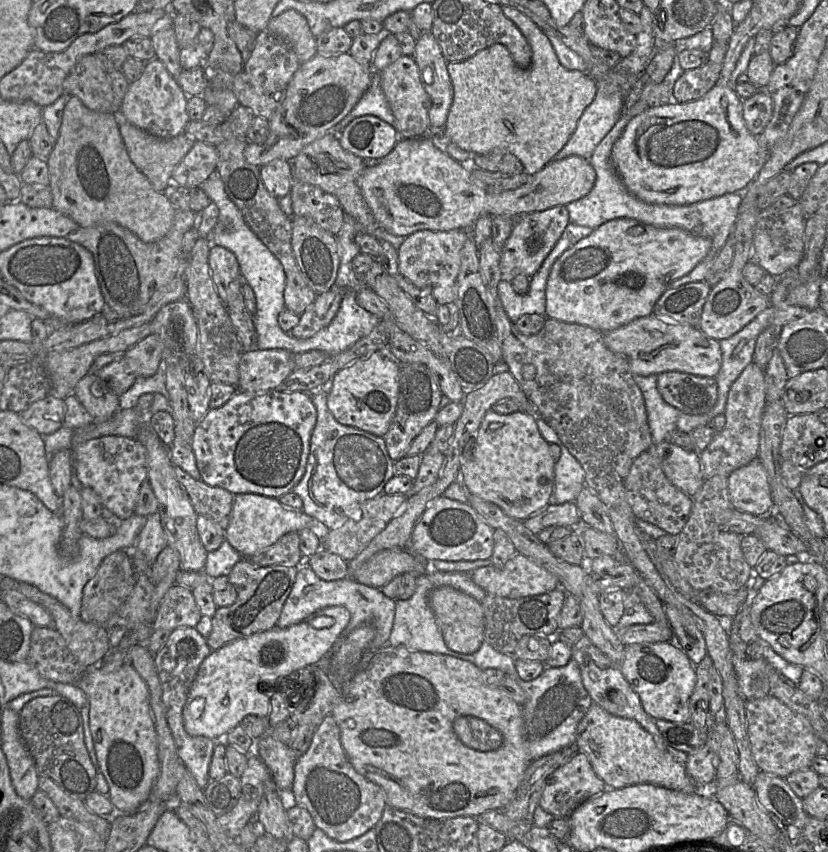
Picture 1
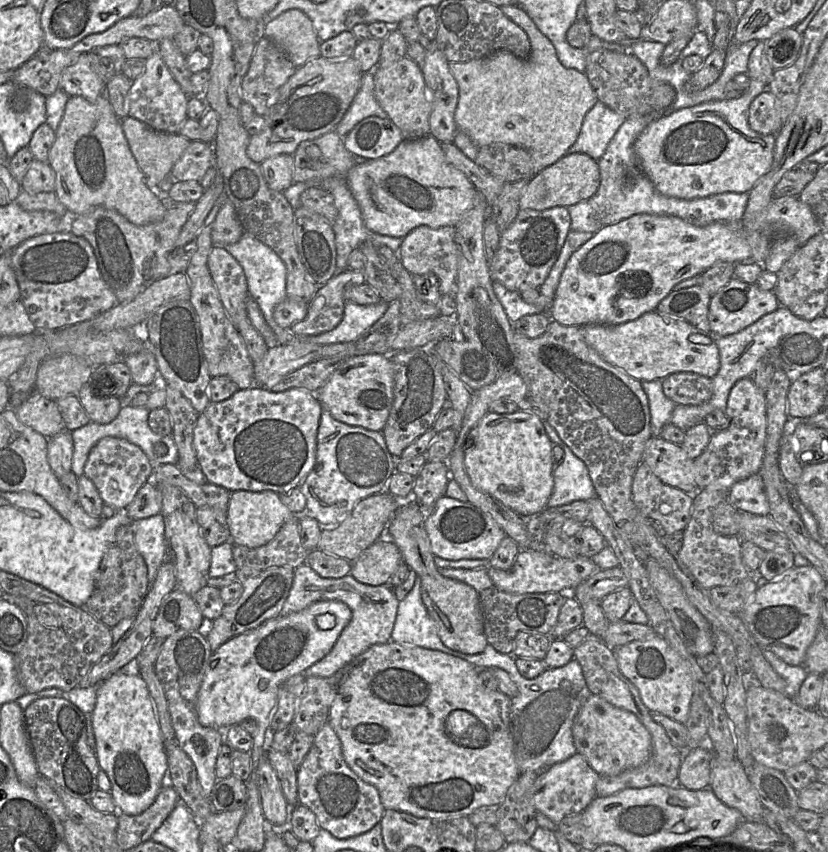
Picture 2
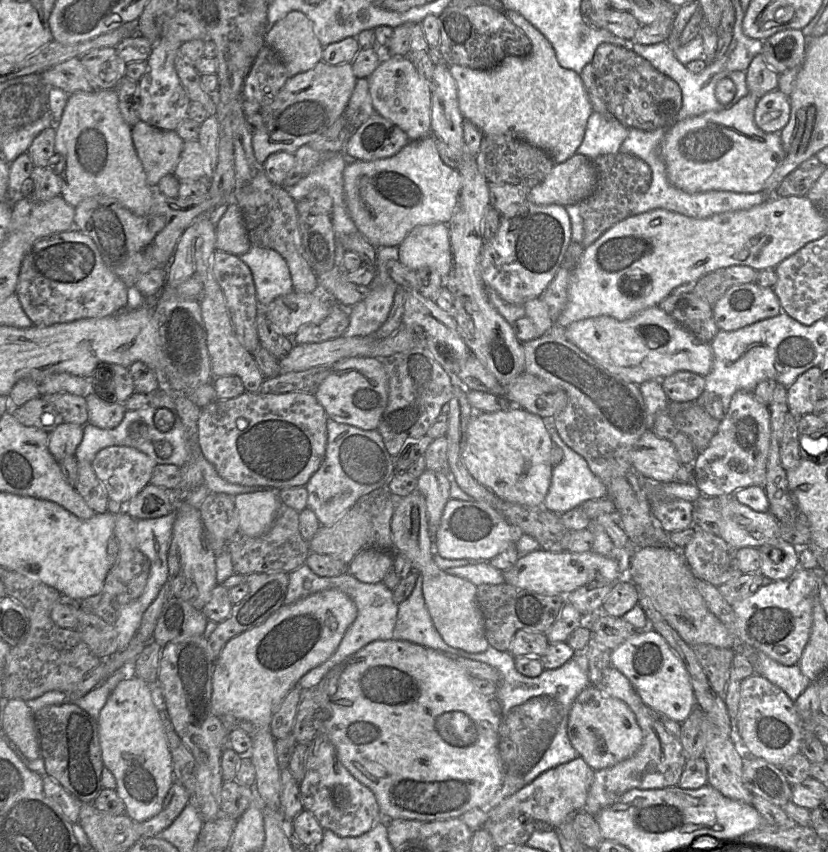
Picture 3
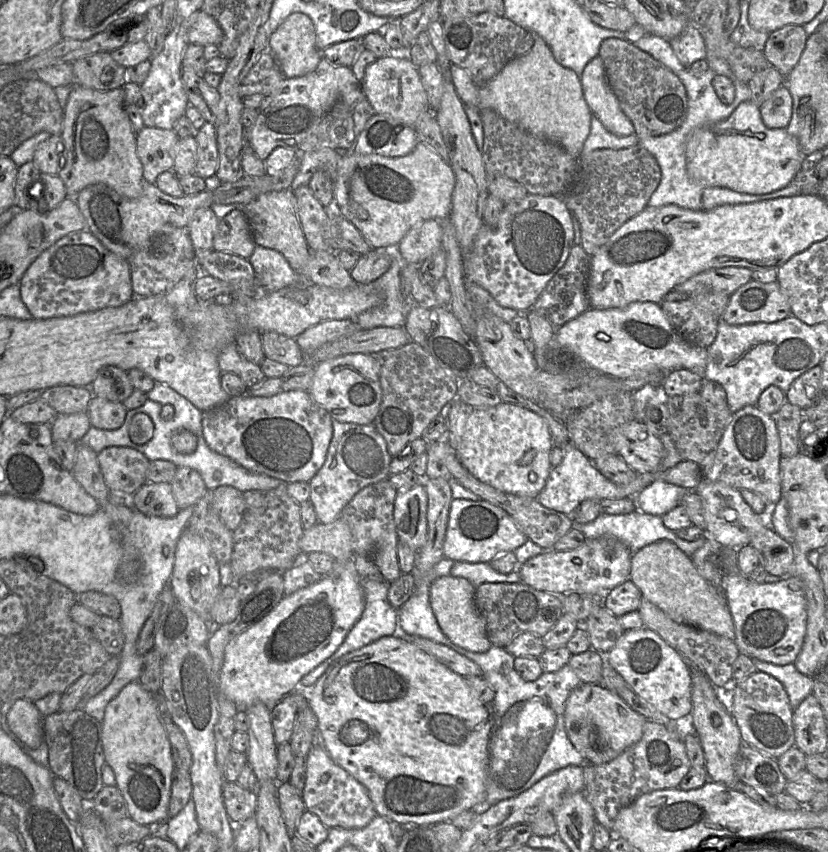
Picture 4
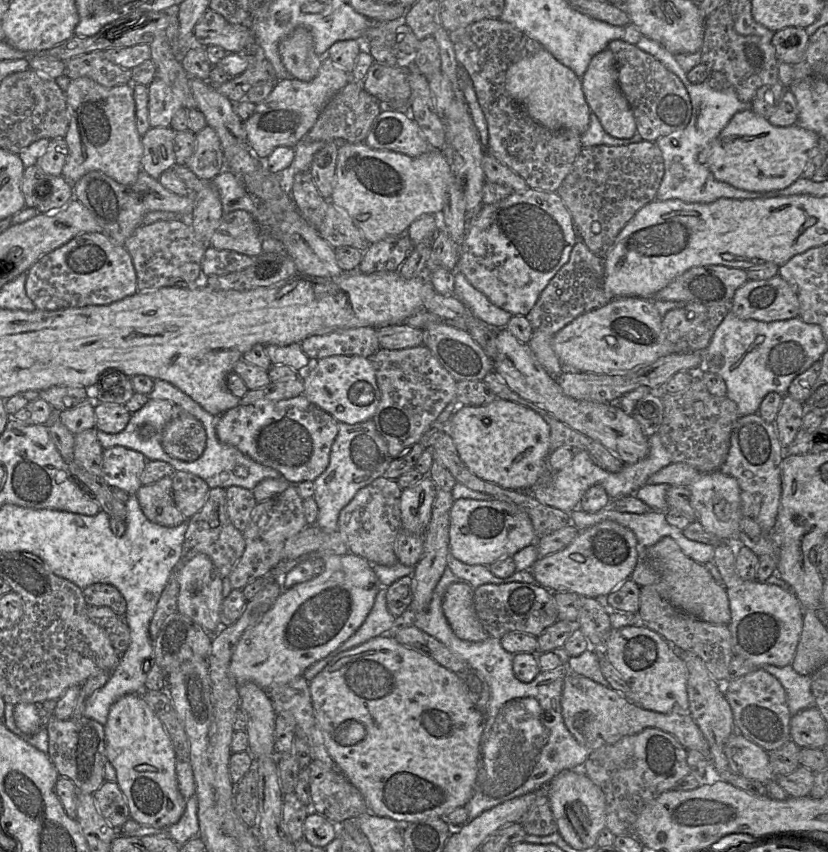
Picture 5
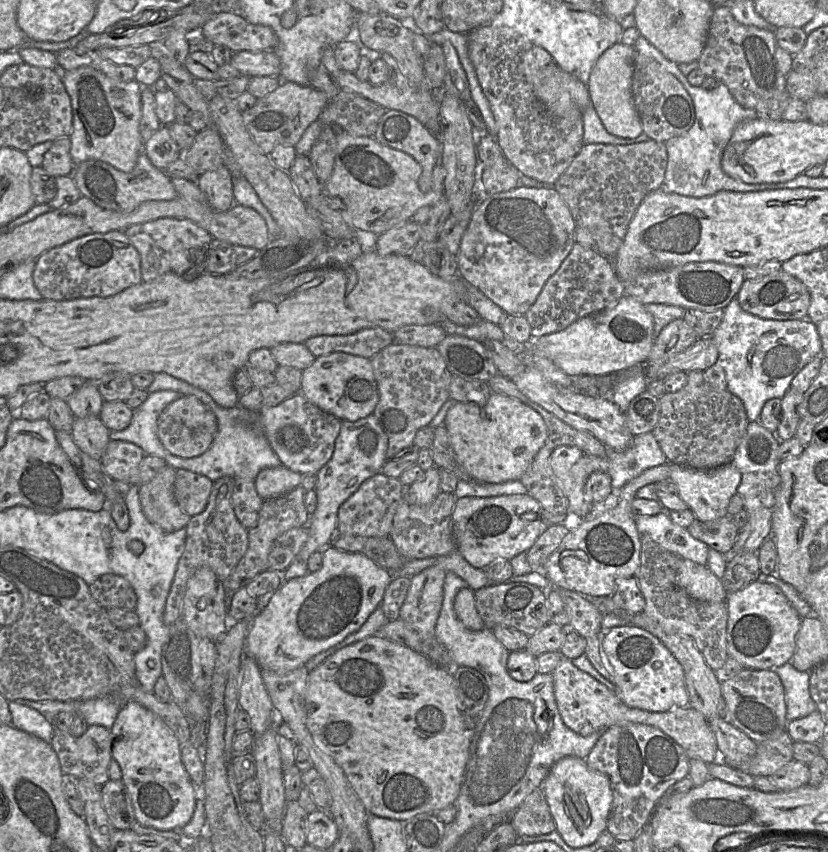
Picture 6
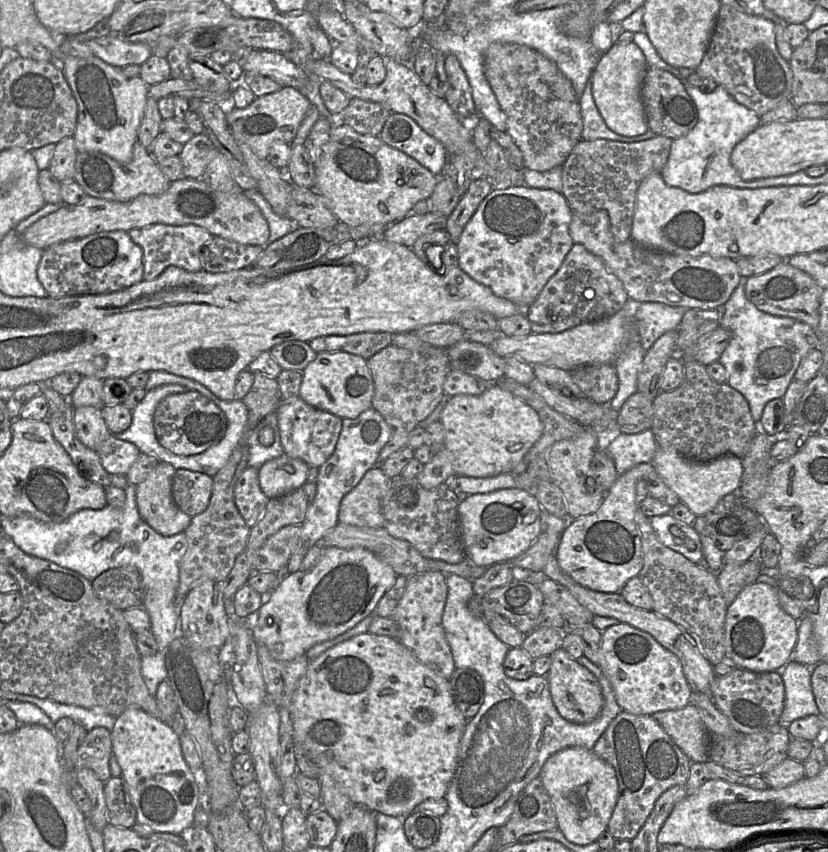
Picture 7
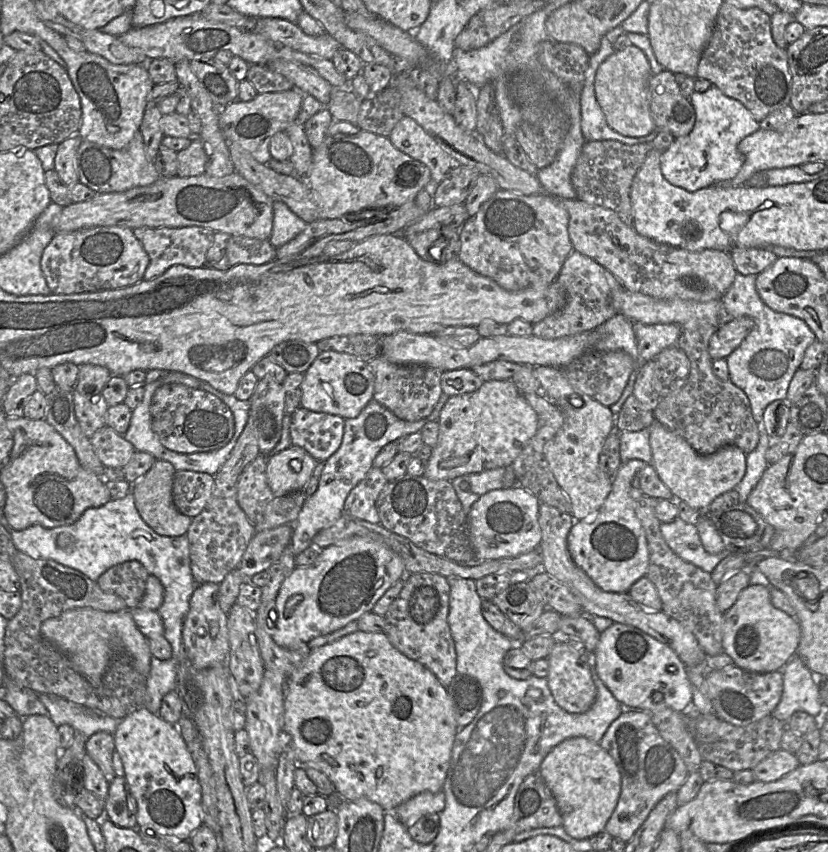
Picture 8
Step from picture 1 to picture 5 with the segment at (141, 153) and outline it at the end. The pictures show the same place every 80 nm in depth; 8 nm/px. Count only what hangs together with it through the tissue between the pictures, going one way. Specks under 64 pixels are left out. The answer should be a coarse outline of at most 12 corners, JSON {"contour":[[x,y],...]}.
{"contour":[[175,131],[142,137],[142,170],[158,179],[176,164]]}

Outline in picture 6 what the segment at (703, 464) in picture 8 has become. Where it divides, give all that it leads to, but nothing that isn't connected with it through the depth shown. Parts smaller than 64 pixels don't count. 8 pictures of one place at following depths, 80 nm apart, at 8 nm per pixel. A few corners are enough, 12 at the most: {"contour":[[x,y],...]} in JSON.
{"contour":[[731,463],[670,478],[697,520],[727,515],[741,473]]}

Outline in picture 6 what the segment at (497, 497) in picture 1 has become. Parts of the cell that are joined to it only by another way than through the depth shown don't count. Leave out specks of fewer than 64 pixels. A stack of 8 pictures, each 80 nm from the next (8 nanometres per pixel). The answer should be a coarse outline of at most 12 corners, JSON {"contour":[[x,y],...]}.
{"contour":[[493,392],[444,426],[472,481],[519,480],[547,439],[542,416]]}

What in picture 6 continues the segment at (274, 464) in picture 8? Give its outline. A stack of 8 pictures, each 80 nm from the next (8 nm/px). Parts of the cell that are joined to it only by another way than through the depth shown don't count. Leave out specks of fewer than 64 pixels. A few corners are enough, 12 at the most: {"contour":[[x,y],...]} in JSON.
{"contour":[[280,464],[254,483],[263,500],[301,486],[303,475]]}

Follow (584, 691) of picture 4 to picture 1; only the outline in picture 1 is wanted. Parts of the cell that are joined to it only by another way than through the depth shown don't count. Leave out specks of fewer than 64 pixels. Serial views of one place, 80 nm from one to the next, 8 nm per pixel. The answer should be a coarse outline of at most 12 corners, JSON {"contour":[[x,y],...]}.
{"contour":[[592,703],[576,732],[606,789],[698,786],[688,755]]}

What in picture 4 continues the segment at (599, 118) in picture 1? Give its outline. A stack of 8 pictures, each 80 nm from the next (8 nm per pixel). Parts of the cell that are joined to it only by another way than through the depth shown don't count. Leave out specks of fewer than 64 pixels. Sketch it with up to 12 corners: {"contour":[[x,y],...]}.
{"contour":[[592,115],[582,154],[599,149],[627,149],[639,137],[612,134]]}

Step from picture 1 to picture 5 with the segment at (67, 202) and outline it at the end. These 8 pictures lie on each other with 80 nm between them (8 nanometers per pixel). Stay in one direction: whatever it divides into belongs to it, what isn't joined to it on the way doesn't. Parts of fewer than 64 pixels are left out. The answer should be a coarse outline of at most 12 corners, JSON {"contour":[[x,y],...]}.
{"contour":[[90,78],[65,92],[75,185],[101,171],[131,185],[142,170],[133,83]]}

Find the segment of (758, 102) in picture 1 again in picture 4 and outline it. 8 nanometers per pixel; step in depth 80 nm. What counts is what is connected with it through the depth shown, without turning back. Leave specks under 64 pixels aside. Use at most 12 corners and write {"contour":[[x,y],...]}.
{"contour":[[783,84],[759,107],[770,129],[786,129],[793,99]]}

